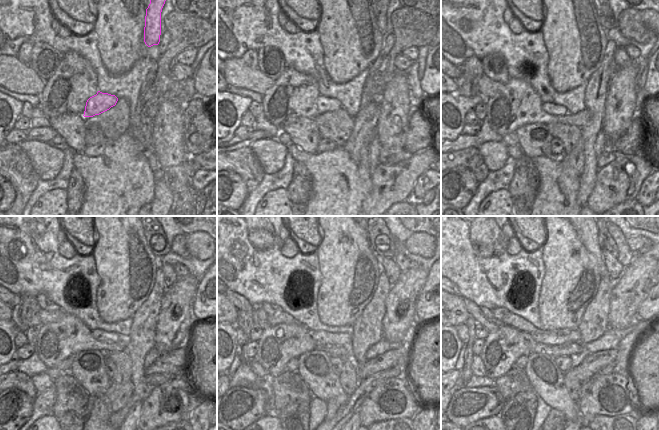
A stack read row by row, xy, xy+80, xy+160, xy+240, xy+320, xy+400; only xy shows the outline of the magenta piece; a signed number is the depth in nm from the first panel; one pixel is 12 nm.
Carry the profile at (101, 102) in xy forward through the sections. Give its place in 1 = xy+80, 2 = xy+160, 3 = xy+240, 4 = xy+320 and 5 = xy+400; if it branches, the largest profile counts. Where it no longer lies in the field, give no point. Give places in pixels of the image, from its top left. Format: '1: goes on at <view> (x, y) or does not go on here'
1: goes on at xy+80 (324, 104)
2: goes on at xy+160 (550, 108)
3: goes on at xy+240 (100, 335)
4: goes on at xy+320 (319, 334)
5: goes on at xy+400 (551, 335)

